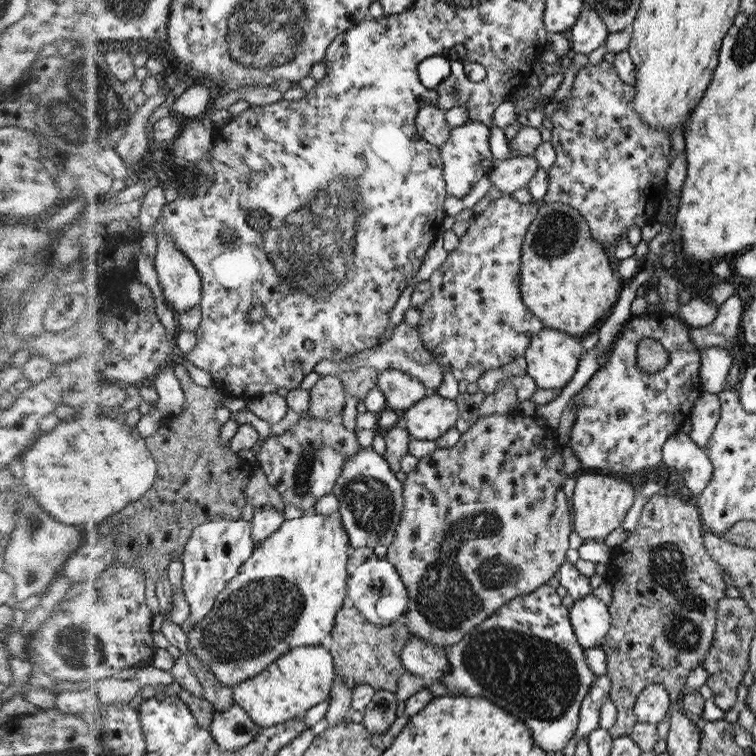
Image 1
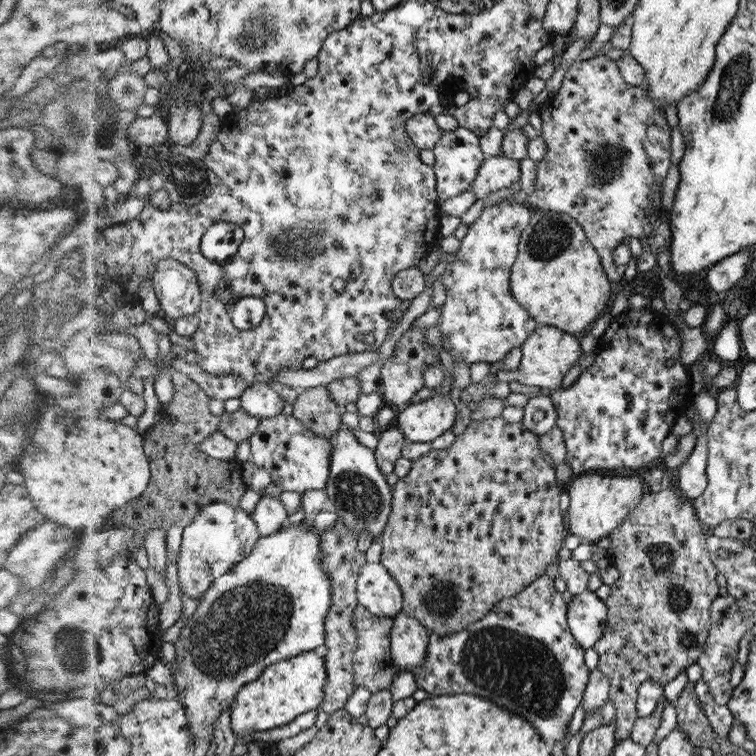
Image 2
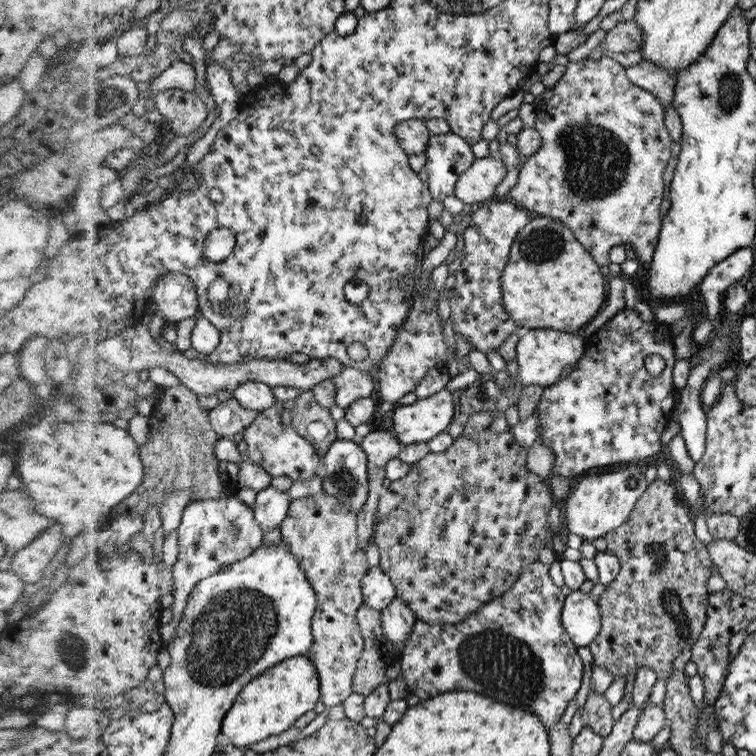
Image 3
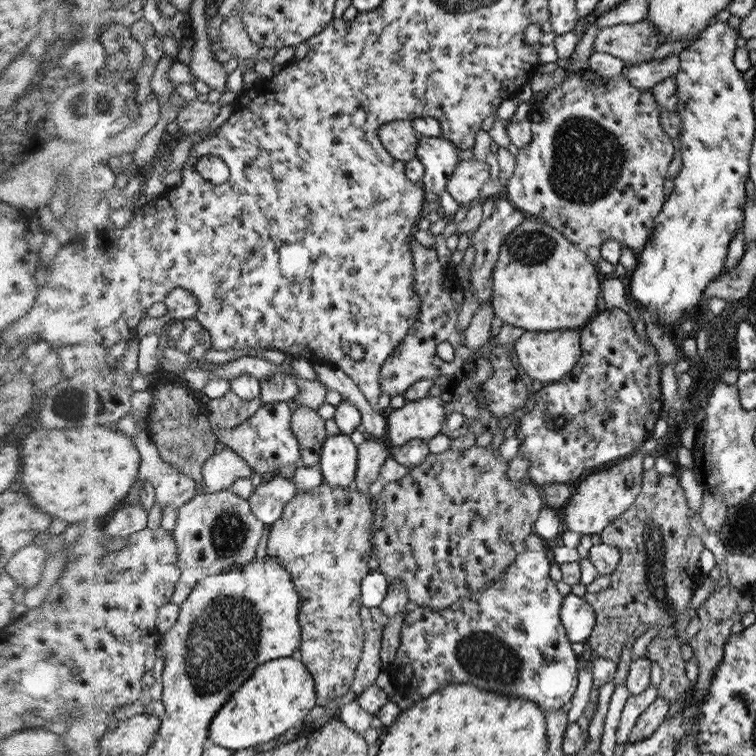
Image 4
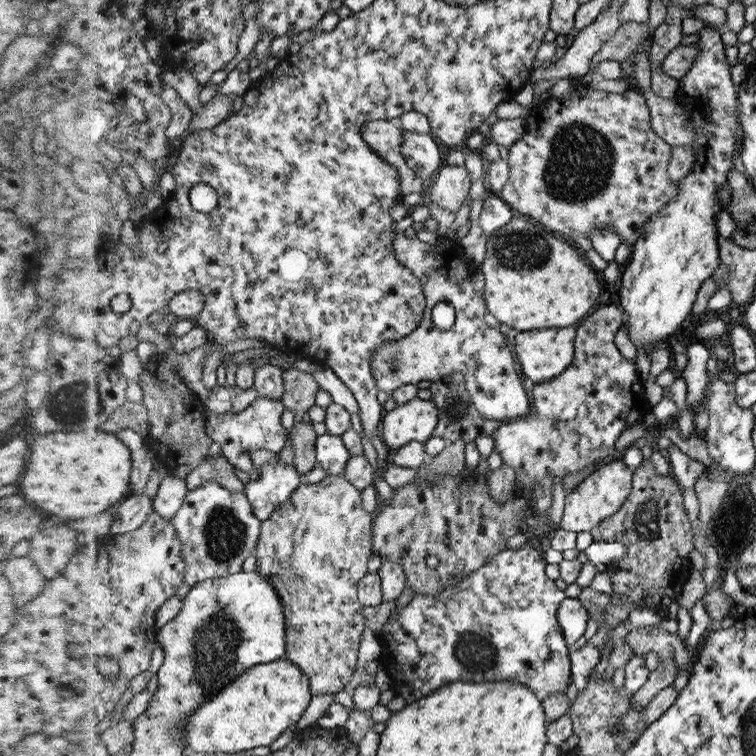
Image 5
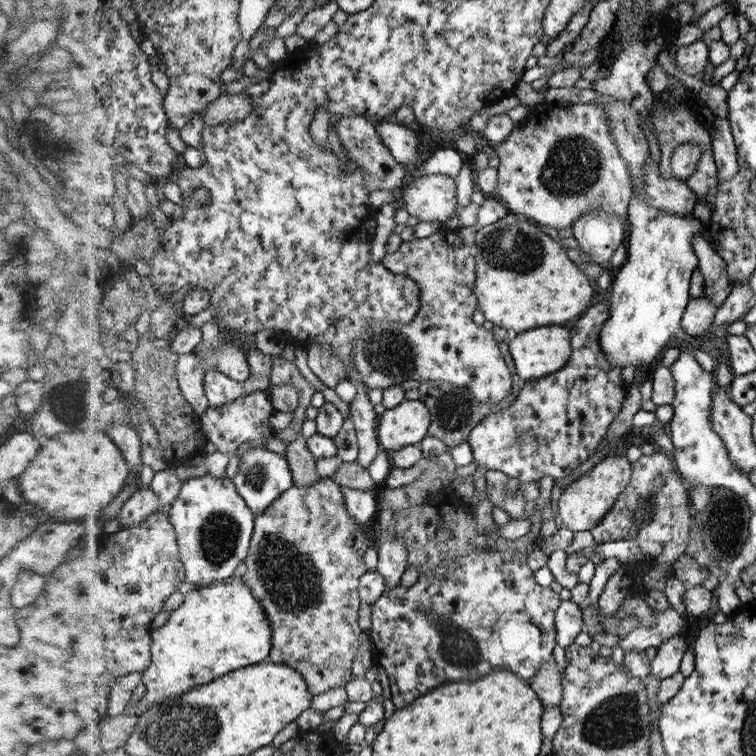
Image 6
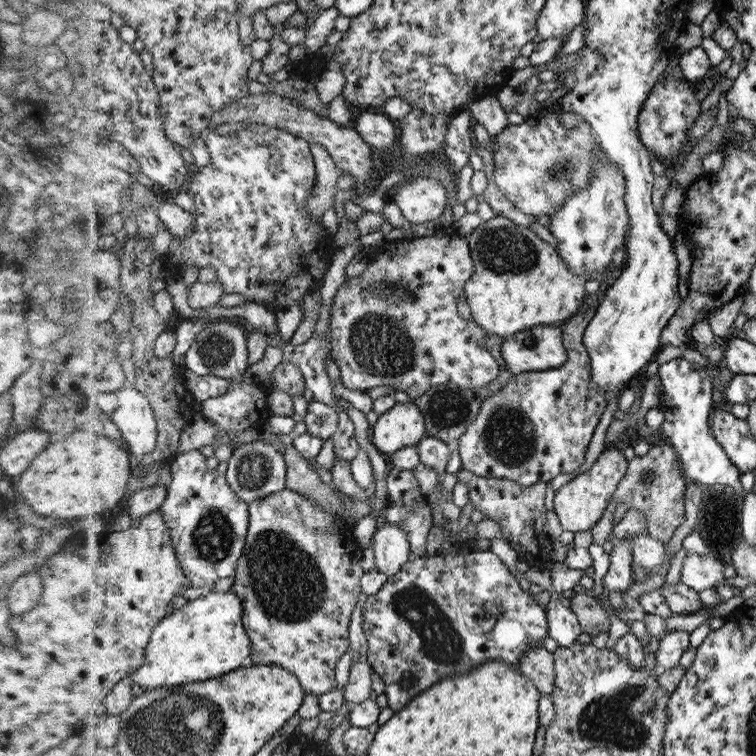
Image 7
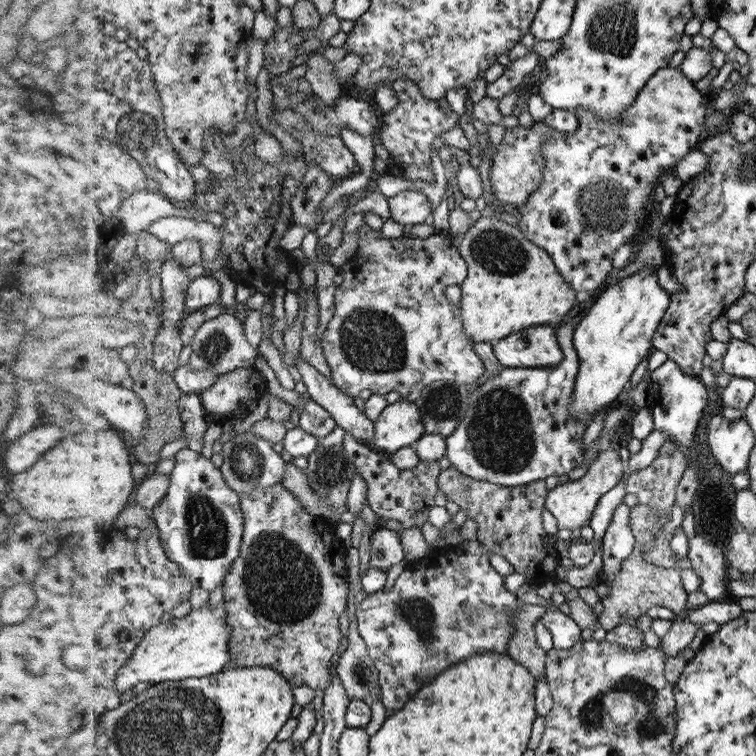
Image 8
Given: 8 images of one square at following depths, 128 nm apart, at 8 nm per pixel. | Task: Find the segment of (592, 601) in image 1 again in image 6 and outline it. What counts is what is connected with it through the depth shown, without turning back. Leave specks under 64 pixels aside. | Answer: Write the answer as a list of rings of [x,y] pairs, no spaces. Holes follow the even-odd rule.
[[[570,600],[561,601],[556,612],[557,644],[567,648],[574,643],[574,638],[582,632],[584,619],[580,605]]]

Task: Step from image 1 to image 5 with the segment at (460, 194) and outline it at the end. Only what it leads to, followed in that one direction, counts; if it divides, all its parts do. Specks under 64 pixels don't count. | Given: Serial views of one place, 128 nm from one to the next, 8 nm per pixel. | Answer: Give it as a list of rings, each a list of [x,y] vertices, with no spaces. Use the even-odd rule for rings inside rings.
[[[404,130],[401,145],[406,164],[424,180],[426,187],[430,186],[430,180],[440,172],[440,168],[446,166],[444,152],[434,136]]]

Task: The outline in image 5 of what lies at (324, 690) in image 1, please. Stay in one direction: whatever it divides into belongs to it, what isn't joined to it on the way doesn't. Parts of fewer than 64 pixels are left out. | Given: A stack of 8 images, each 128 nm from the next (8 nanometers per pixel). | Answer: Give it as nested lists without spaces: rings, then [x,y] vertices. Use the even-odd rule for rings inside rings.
[[[282,658],[260,664],[218,692],[190,718],[186,743],[194,752],[218,754],[272,746],[288,728],[294,729],[301,722],[313,700],[313,680],[293,660]]]

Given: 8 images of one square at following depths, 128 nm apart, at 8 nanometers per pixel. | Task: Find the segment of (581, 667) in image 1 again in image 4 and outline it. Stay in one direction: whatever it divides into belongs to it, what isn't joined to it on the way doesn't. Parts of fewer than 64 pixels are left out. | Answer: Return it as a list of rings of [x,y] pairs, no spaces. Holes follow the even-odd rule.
[[[526,550],[506,568],[504,578],[478,596],[466,600],[462,598],[442,611],[431,612],[416,604],[414,610],[407,612],[394,663],[410,698],[416,702],[428,698],[432,692],[448,684],[474,684],[504,696],[526,696],[526,700],[534,701],[546,711],[558,710],[566,706],[566,702],[571,702],[580,682],[578,658],[572,650],[573,642],[570,642],[562,626],[562,594],[556,590],[556,584],[548,574],[550,564],[552,562],[544,551]]]

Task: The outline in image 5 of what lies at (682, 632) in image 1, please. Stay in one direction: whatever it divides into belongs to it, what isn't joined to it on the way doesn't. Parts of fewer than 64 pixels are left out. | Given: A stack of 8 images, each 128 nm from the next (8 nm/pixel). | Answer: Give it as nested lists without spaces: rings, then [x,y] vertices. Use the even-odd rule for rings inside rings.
[[[644,459],[642,464],[633,471],[632,495],[625,501],[617,515],[610,516],[599,529],[592,531],[592,536],[594,542],[619,542],[626,546],[624,558],[611,568],[614,593],[618,598],[621,596],[622,600],[626,600],[626,603],[614,605],[610,602],[611,596],[602,592],[595,592],[589,586],[582,587],[582,593],[578,596],[580,603],[588,610],[588,616],[598,624],[598,628],[600,628],[600,624],[604,628],[608,628],[608,633],[606,633],[603,642],[605,647],[610,642],[616,626],[620,622],[624,622],[634,608],[650,608],[650,610],[658,612],[663,618],[667,618],[670,614],[670,606],[676,603],[681,595],[682,584],[687,582],[688,576],[691,574],[688,572],[688,568],[690,568],[690,552],[694,550],[694,532],[692,532],[692,524],[688,520],[688,512],[684,510],[684,504],[682,504],[682,488],[672,478],[672,474],[660,476],[654,470],[654,464],[650,462],[650,459]]]

